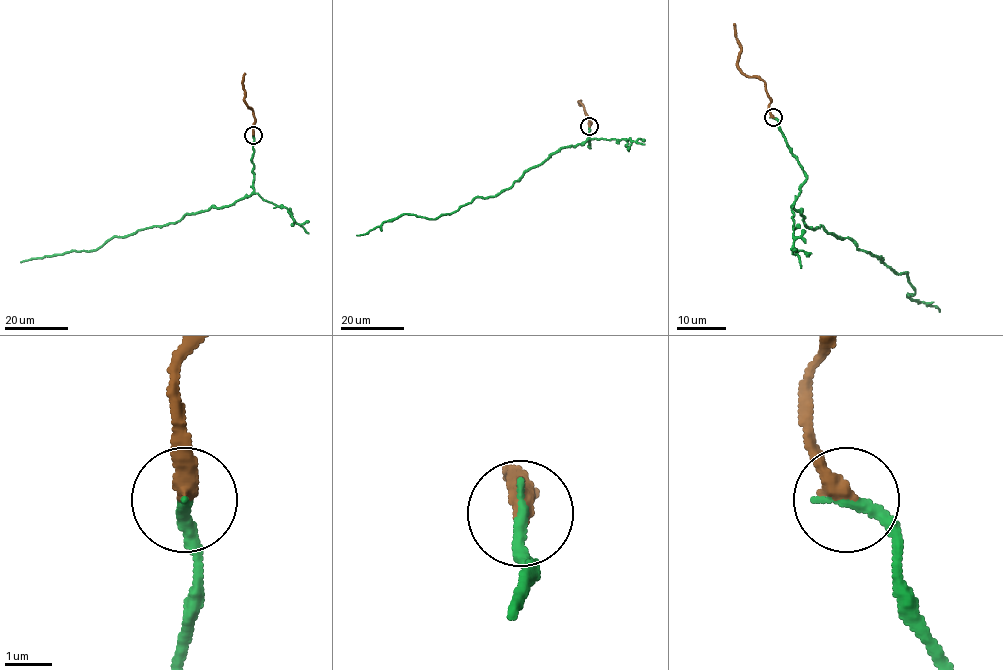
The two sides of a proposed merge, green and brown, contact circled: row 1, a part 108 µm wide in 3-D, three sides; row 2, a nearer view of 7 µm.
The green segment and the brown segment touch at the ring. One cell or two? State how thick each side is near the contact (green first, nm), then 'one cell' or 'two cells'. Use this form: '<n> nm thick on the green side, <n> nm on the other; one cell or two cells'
280 nm thick on the green side, 400 nm on the other; one cell

